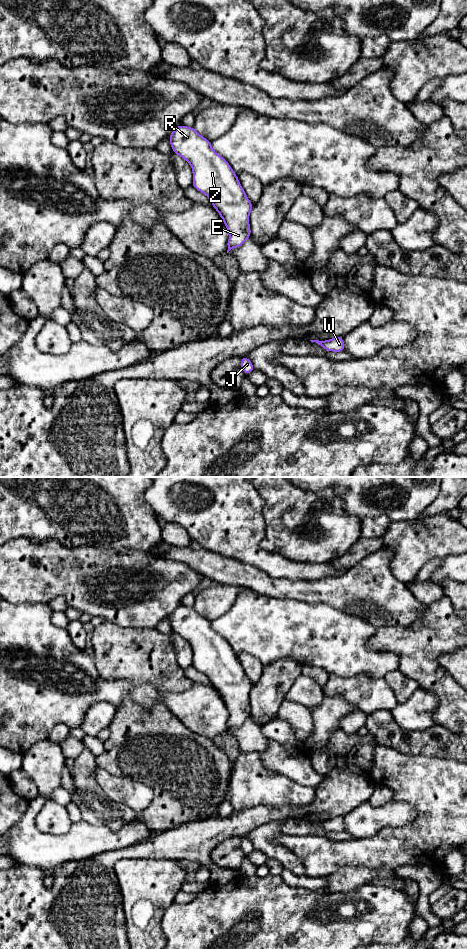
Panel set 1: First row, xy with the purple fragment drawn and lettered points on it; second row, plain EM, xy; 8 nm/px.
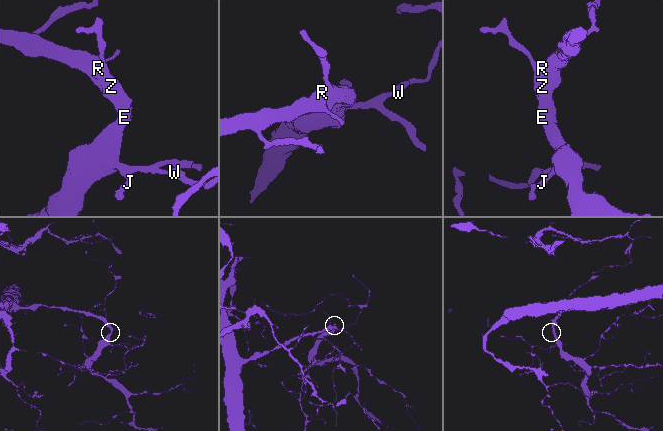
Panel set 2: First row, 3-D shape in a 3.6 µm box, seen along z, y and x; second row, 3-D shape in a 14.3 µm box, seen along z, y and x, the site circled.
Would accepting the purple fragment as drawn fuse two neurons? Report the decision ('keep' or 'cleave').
keep

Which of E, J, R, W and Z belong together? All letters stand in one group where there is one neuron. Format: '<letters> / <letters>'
E J R W Z

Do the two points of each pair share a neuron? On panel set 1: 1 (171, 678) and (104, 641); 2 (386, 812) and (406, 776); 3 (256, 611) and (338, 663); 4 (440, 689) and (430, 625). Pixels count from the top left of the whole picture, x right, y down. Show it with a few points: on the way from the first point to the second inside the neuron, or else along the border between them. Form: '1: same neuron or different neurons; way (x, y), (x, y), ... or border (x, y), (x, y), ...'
1: same neuron; way (154, 662), (149, 662), (142, 655), (121, 653)
2: different neurons; border (393, 800), (408, 802), (415, 809)
3: same neuron; way (276, 628), (296, 629), (307, 640), (318, 643)
4: same neuron; way (431, 673), (431, 641)

